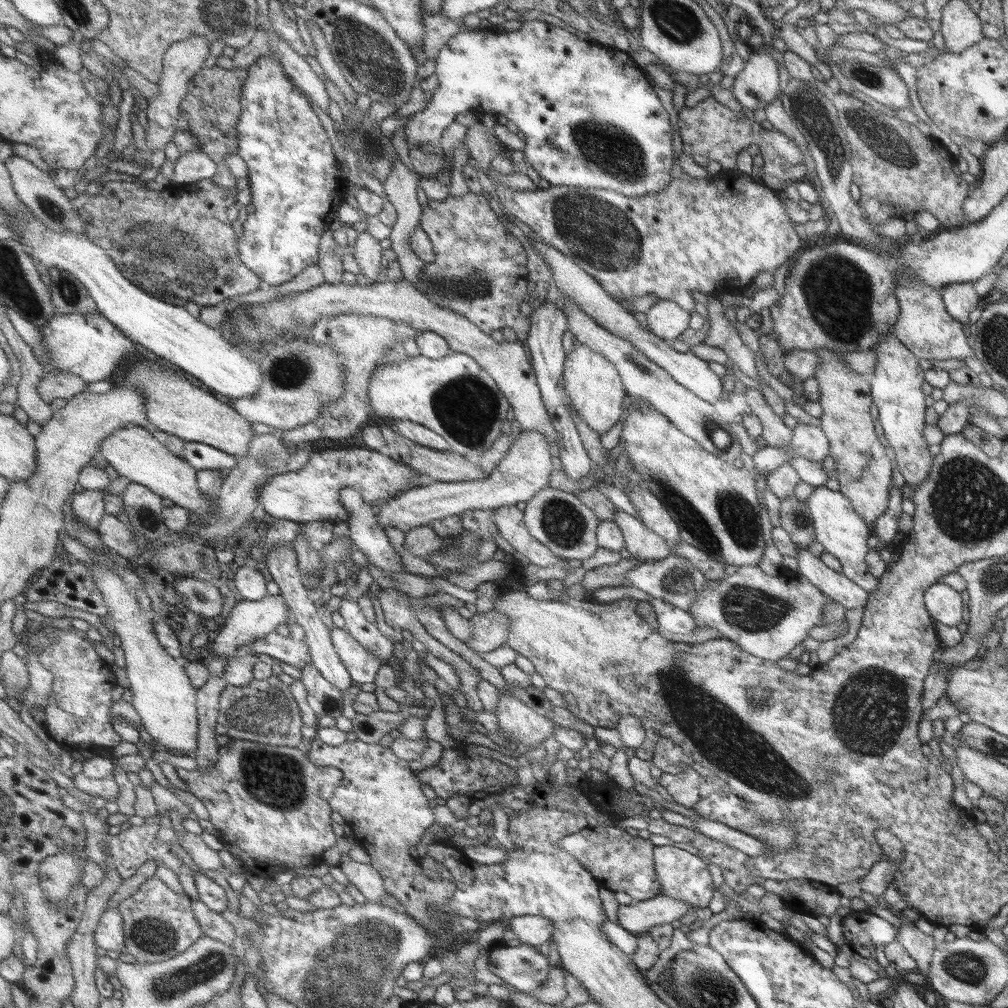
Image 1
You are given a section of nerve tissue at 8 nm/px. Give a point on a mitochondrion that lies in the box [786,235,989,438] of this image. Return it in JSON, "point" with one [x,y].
{"point":[838,295]}

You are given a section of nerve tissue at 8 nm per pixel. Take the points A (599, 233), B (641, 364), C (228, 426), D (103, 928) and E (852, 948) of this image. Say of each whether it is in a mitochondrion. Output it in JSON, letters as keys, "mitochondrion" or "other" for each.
{"A":"mitochondrion","B":"mitochondrion","C":"other","D":"other","E":"other"}

